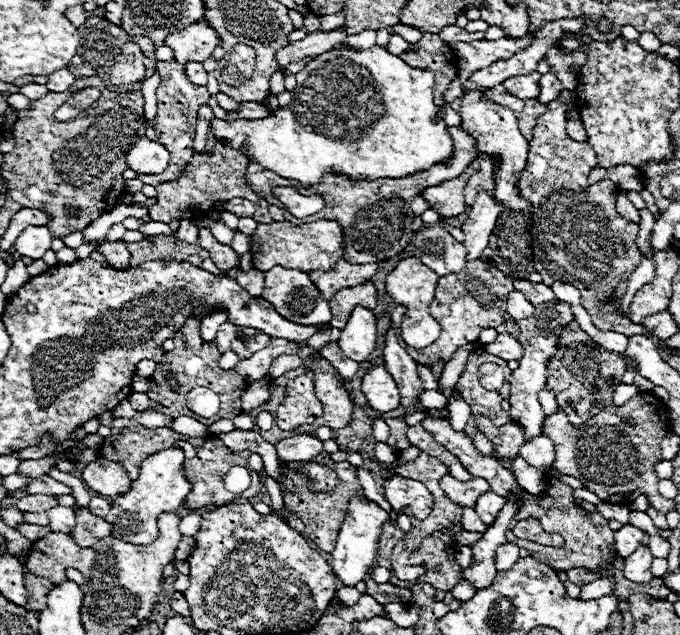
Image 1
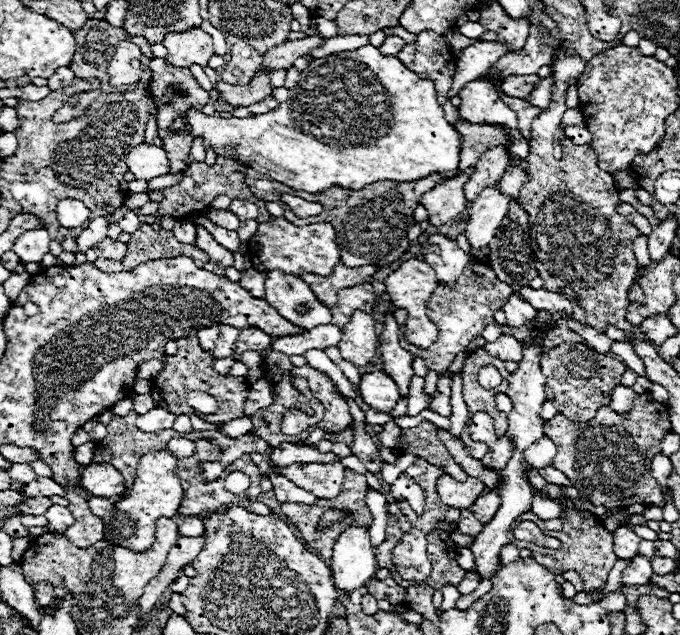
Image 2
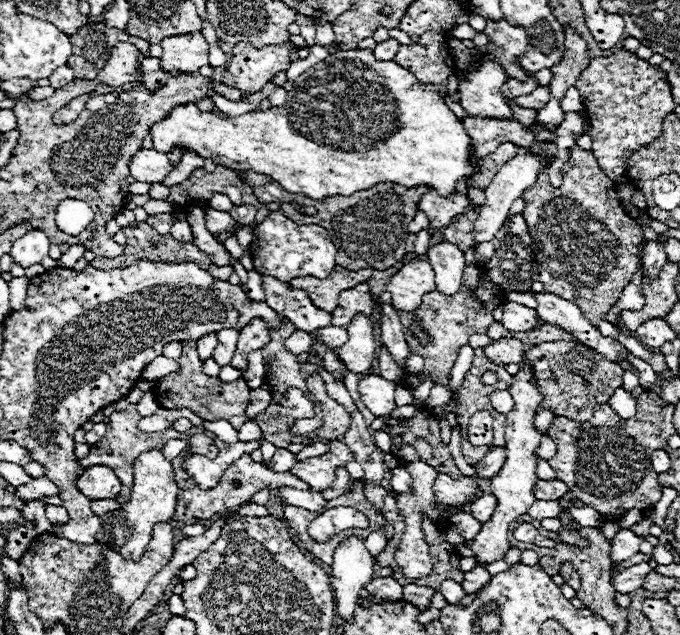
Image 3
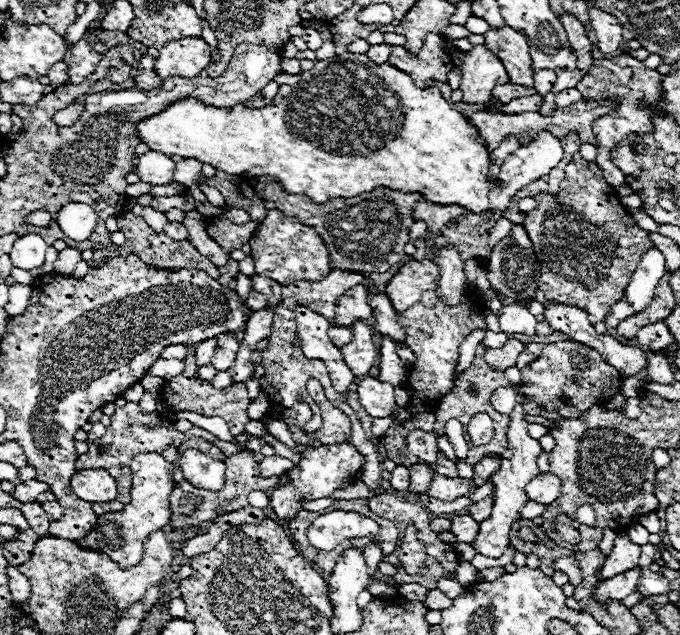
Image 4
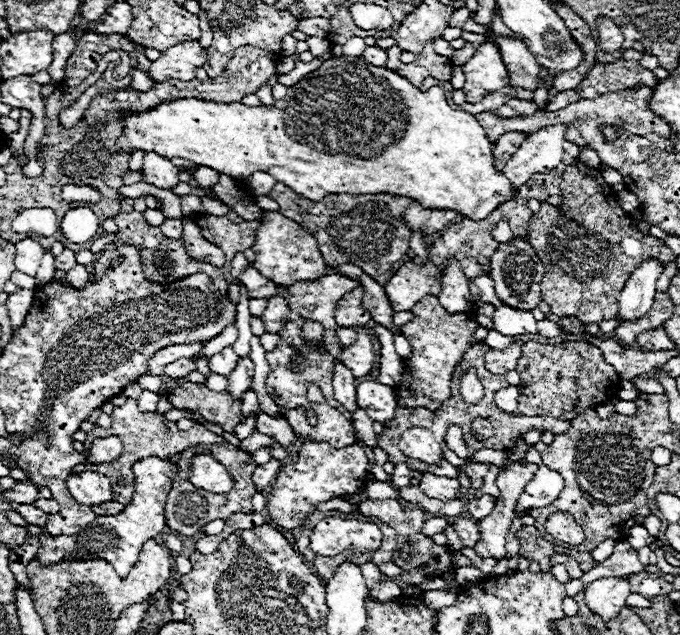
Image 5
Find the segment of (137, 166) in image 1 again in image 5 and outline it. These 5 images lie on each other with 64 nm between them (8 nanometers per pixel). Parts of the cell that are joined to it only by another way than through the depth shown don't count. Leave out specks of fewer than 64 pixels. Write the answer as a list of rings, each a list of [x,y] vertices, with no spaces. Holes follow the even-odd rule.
[[[154,152],[144,156],[142,172],[144,180],[156,188],[174,188],[178,184],[178,174],[180,174],[180,170],[168,158],[162,158]]]

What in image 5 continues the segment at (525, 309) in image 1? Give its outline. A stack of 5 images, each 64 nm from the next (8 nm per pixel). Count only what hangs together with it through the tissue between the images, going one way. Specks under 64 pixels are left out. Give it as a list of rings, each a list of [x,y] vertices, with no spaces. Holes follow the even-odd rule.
[[[498,306],[492,314],[492,324],[496,332],[504,336],[520,336],[520,334],[538,334],[538,322],[532,312],[520,312],[510,306]]]

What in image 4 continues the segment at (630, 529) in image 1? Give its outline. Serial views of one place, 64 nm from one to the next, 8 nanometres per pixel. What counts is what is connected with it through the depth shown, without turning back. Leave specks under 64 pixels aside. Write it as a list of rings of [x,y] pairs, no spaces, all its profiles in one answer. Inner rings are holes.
[[[618,532],[616,540],[614,540],[614,548],[612,548],[610,556],[606,558],[598,576],[600,578],[612,578],[616,574],[622,574],[626,570],[640,566],[638,560],[640,560],[640,546],[630,542],[626,532]]]

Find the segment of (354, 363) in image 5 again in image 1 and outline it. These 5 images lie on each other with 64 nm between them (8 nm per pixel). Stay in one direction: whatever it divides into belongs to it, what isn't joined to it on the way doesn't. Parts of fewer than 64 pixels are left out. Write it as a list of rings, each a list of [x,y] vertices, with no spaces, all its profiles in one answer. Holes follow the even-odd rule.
[[[356,306],[352,310],[350,320],[342,328],[338,346],[348,358],[356,360],[358,364],[368,362],[370,354],[376,348],[376,316],[374,316],[374,312],[362,308],[362,306]]]

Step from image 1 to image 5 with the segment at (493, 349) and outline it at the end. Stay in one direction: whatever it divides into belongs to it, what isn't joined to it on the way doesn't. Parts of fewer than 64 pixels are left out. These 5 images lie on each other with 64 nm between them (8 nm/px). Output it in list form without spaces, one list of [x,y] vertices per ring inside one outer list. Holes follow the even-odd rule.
[[[518,342],[510,344],[506,350],[488,350],[486,352],[486,368],[490,368],[490,372],[498,372],[504,376],[506,372],[516,370],[520,352],[522,350],[520,350]]]

